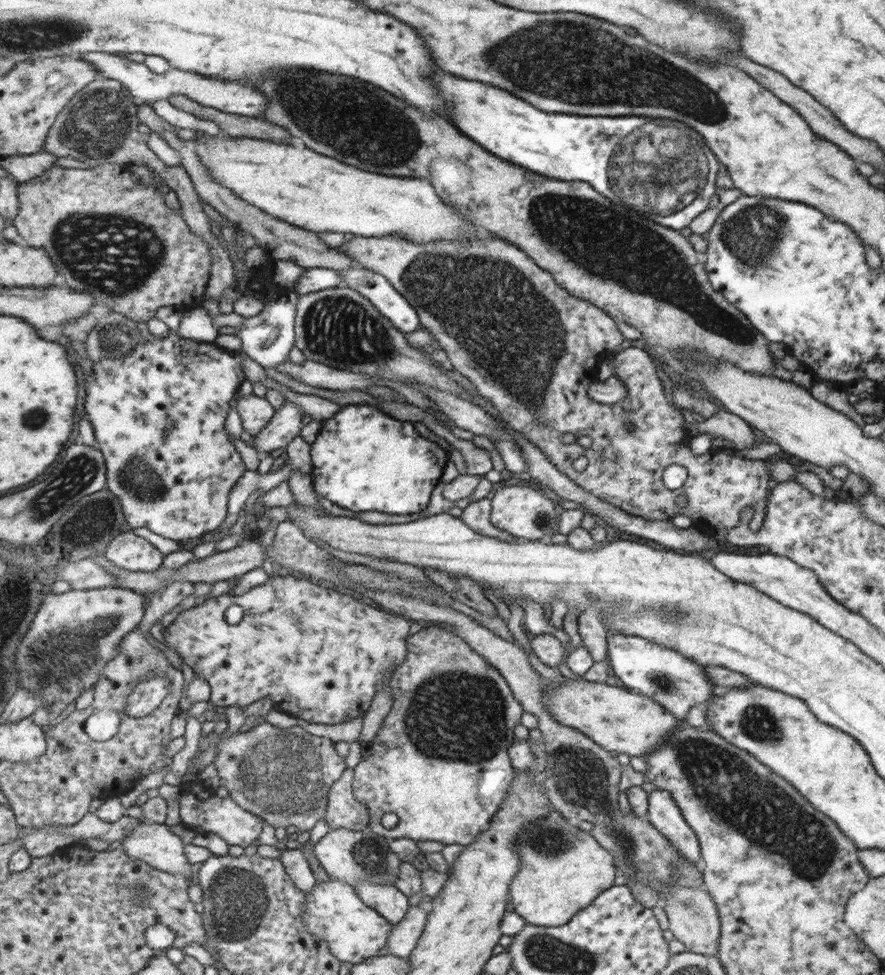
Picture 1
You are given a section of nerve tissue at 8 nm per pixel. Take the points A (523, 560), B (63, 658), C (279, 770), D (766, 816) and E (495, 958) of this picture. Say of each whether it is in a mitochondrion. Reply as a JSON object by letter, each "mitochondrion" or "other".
{"A":"other","B":"mitochondrion","C":"mitochondrion","D":"mitochondrion","E":"other"}

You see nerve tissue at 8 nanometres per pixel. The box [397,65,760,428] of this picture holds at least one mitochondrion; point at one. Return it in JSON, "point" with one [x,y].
{"point":[460,293]}

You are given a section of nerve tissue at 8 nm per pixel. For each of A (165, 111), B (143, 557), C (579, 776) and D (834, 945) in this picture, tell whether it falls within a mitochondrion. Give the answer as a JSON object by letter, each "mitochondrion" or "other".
{"A":"other","B":"other","C":"mitochondrion","D":"other"}

